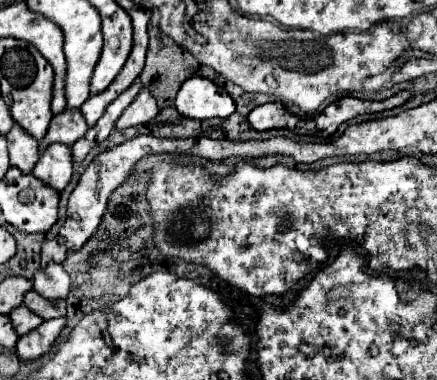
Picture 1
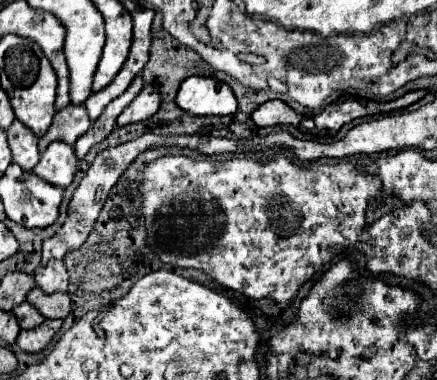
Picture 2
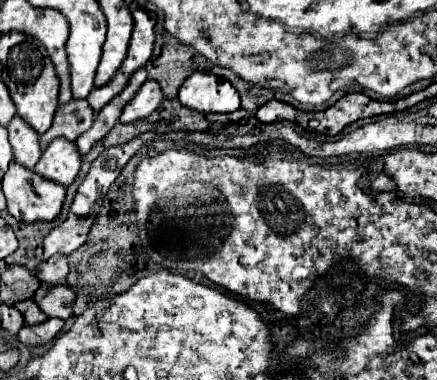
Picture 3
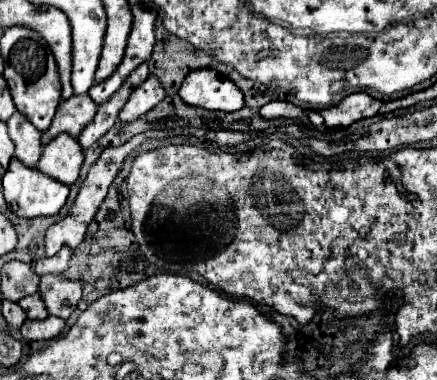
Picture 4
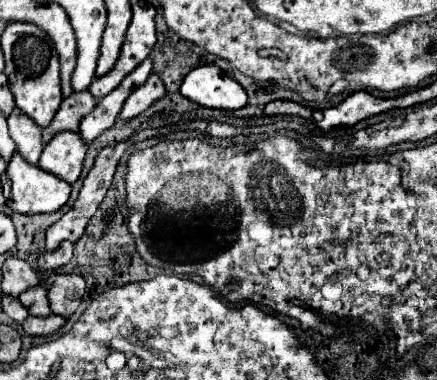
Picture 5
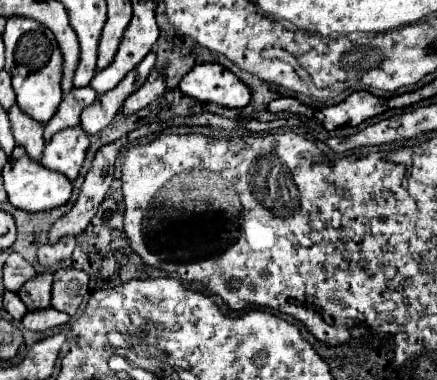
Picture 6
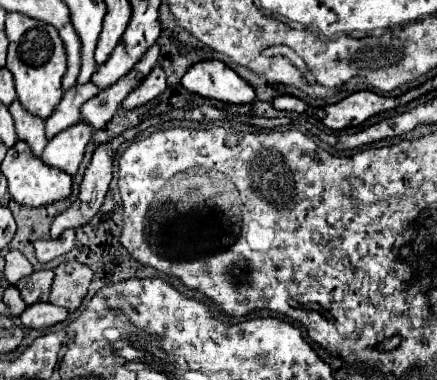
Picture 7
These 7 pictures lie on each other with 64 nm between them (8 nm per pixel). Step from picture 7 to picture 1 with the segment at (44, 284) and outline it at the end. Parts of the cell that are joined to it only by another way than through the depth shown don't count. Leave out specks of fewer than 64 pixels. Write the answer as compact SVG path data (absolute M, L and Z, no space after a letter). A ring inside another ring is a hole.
M26 306L14 308L14 310L10 312L10 318L12 318L14 330L18 332L18 336L22 336L22 334L28 334L30 330L38 328L38 324L42 322L42 318L40 318L40 316L36 316L32 310L28 310Z

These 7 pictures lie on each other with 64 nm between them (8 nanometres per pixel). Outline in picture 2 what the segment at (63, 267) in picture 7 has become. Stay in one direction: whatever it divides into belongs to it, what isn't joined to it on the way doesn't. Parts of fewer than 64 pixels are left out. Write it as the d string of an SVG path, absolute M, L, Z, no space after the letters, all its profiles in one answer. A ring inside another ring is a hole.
M34 288L28 294L28 302L38 308L44 318L66 318L70 314L70 294L68 292L54 292L46 294L40 288Z

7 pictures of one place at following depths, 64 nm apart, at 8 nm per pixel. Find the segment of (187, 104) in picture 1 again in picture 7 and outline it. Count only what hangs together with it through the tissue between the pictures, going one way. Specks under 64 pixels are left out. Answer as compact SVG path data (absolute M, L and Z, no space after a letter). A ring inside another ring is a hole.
M202 60L188 68L182 86L204 98L246 104L254 100L254 88L220 60Z

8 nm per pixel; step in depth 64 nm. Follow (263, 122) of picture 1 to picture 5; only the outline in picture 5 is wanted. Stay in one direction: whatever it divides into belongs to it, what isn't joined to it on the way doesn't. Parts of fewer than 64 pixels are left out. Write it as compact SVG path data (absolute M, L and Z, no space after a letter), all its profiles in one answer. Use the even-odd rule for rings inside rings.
M274 100L270 102L264 112L268 116L276 116L276 114L294 114L294 116L304 116L304 118L310 118L312 110L308 106L302 106L302 104L296 104L292 100Z

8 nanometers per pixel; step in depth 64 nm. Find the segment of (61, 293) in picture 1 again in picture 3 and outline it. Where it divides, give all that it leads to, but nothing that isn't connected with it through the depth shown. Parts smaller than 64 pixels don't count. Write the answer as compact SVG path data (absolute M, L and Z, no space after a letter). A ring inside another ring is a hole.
M52 256L50 260L44 260L40 266L36 266L34 274L40 282L62 284L68 276L68 260L66 256Z

